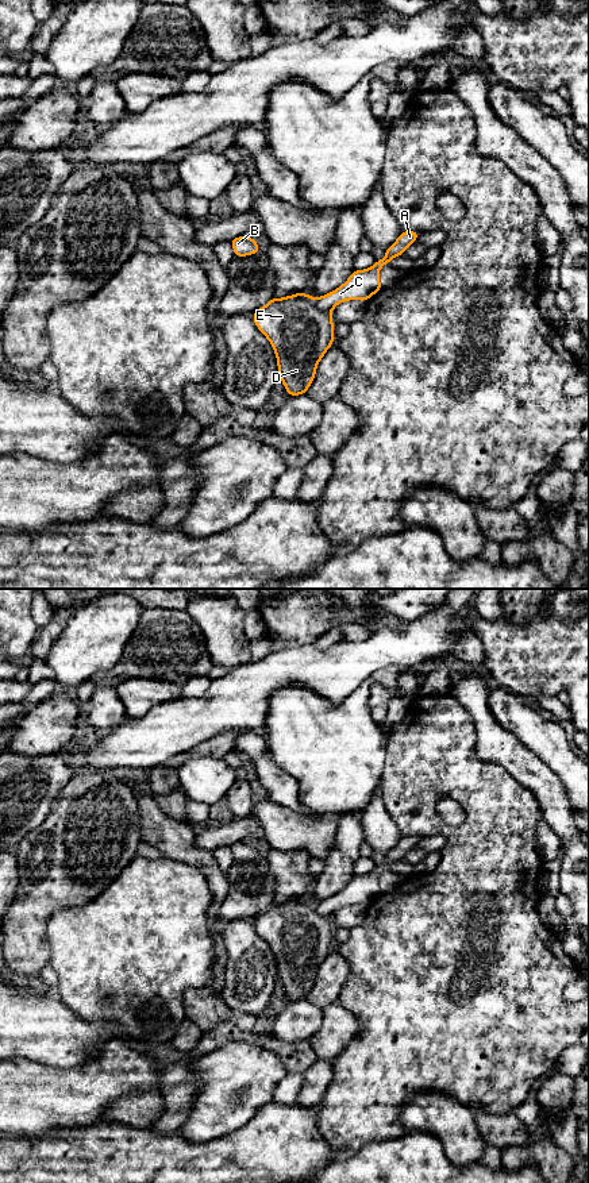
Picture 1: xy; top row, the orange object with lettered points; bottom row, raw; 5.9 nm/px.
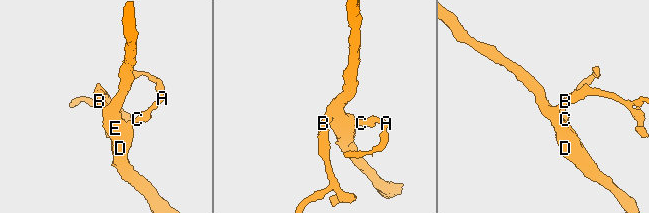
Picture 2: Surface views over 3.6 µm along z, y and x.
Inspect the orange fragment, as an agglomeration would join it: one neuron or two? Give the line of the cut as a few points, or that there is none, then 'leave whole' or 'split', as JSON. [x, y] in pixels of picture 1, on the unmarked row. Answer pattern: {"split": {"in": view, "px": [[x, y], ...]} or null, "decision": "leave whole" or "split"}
{"split": {"in": "xy", "px": [[314, 905], [318, 913], [330, 920]]}, "decision": "split"}

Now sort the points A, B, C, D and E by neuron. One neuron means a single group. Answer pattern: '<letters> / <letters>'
A C / B D E

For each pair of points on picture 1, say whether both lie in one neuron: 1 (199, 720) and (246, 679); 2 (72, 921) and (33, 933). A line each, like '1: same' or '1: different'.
1: same
2: different

